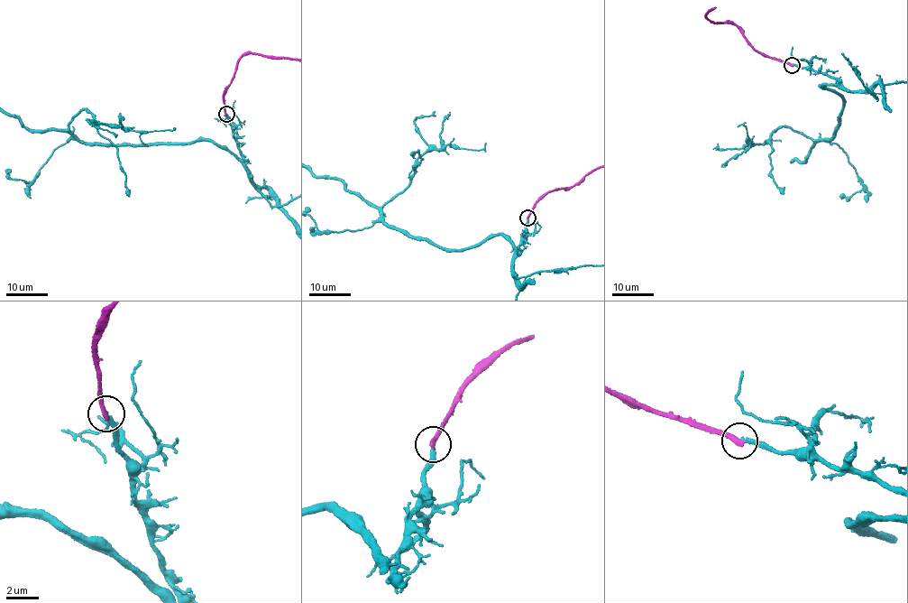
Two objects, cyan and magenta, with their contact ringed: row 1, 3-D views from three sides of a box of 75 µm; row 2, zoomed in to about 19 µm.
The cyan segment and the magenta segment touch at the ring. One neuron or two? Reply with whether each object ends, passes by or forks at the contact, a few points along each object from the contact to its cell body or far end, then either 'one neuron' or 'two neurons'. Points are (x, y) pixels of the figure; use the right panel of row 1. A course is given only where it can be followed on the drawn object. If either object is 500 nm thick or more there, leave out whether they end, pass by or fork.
cyan ends; magenta ends; course magenta (792, 64), (767, 57), (752, 47), (744, 33), (730, 23), (715, 23), (706, 17), (708, 10); two neurons

